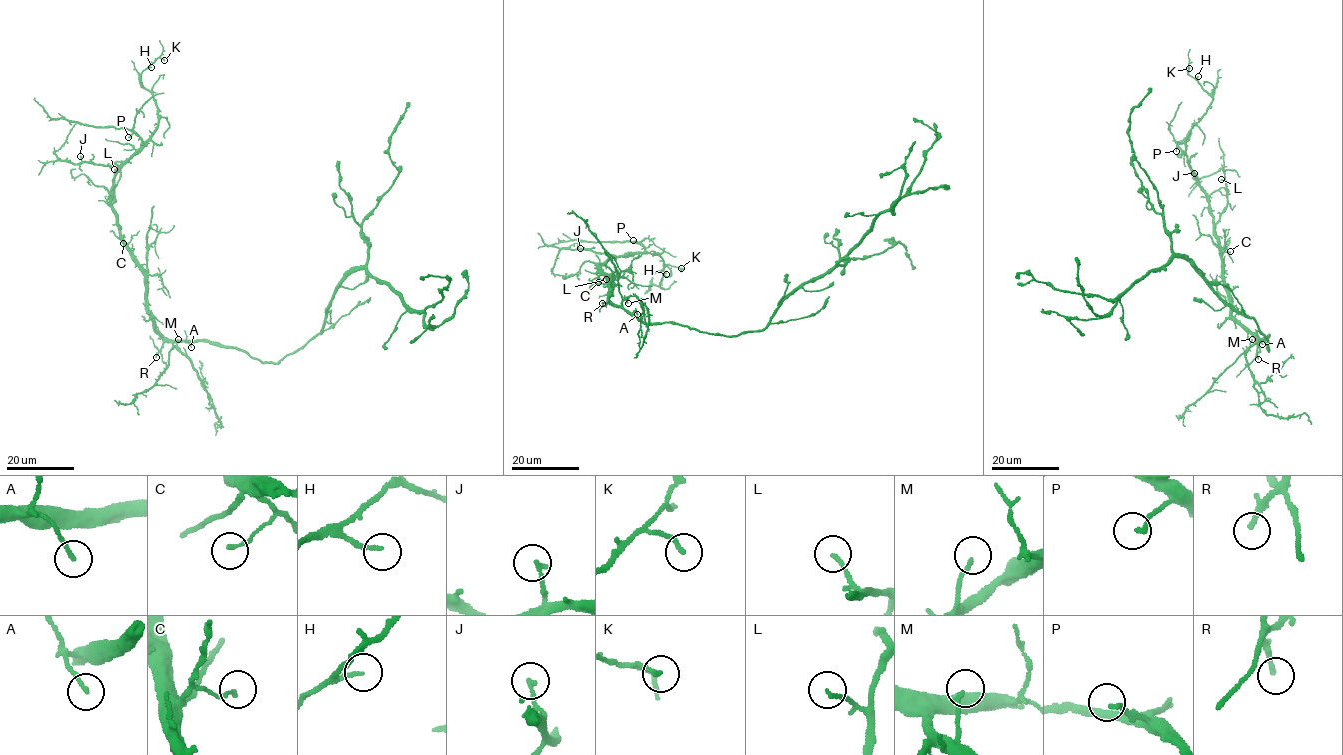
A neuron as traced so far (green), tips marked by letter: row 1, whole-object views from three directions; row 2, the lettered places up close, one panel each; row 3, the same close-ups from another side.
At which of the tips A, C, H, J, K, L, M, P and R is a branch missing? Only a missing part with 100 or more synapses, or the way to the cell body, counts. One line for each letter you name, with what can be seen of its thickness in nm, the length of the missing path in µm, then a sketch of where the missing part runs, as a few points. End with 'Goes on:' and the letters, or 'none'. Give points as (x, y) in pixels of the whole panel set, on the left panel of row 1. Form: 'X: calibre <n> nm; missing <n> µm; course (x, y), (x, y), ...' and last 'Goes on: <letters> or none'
R: calibre 200 nm; missing 110 µm
Goes on: R

